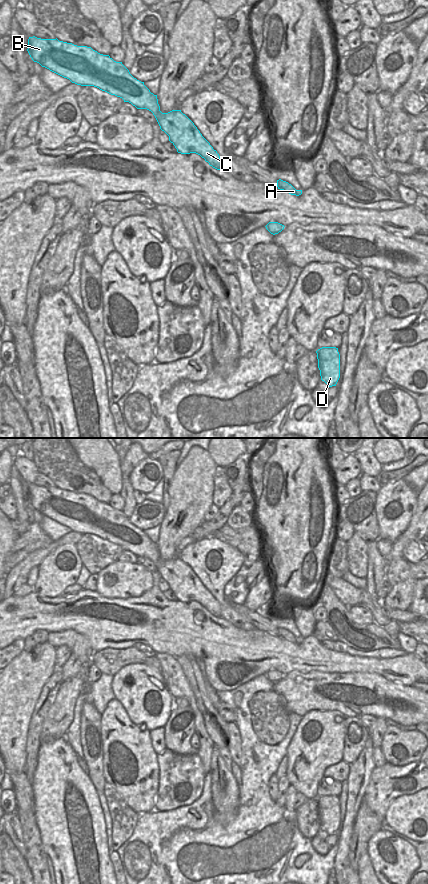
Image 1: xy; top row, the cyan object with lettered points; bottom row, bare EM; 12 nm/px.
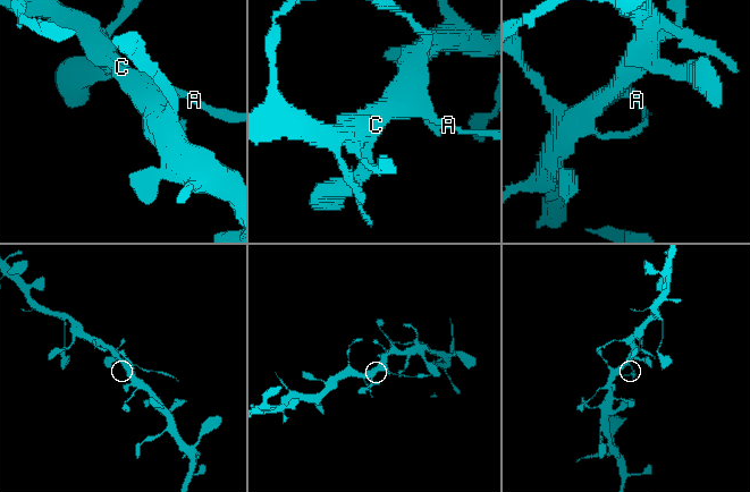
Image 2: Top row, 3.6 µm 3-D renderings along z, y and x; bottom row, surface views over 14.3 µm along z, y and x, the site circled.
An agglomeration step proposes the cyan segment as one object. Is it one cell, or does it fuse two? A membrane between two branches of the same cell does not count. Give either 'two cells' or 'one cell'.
two cells

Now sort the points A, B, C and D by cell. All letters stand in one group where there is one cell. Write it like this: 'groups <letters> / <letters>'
groups A / B C D

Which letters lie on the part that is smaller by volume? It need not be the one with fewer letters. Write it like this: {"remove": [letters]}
{"remove": ["A"]}

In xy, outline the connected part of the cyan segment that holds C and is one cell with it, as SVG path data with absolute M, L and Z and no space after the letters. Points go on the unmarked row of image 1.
M29 485L28 497L30 505L42 515L69 527L72 531L81 534L94 534L111 543L115 543L129 550L137 557L147 557L155 564L160 577L169 584L169 589L175 594L178 601L196 601L205 607L210 614L221 618L220 604L210 591L202 584L194 571L181 560L172 558L162 561L158 552L157 543L154 543L141 530L134 526L122 510L114 509L109 503L103 503L87 494L77 494L72 491L56 487L41 487Z

